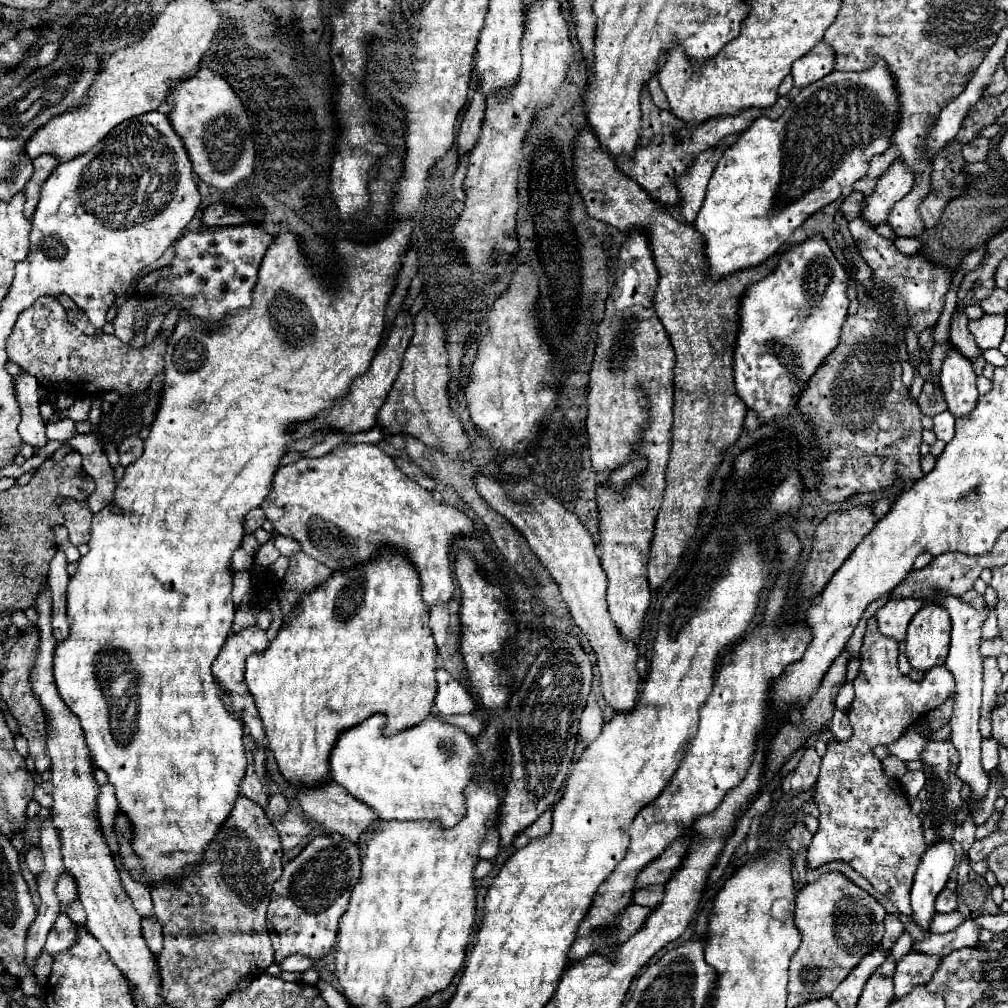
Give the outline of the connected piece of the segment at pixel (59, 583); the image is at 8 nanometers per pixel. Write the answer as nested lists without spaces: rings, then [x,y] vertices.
[[[58,551],[50,563],[48,571],[48,587],[52,591],[52,627],[56,641],[64,641],[68,637],[68,621],[66,621],[66,587],[70,581],[70,575],[66,571],[66,557],[62,551]]]

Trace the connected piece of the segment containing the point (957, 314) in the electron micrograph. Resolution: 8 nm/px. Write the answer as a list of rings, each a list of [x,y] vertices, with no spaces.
[[[956,309],[952,313],[952,323],[950,323],[950,341],[954,343],[954,347],[958,351],[962,351],[970,361],[976,359],[978,355],[978,345],[972,337],[972,333],[968,333],[968,317],[964,313],[964,309]]]

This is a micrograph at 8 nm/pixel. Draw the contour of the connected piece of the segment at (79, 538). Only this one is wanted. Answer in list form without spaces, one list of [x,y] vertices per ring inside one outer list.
[[[66,499],[60,505],[62,513],[64,513],[64,527],[70,533],[70,541],[72,545],[82,545],[88,543],[90,539],[90,521],[92,521],[92,513],[86,505],[86,501],[74,501],[74,499]]]

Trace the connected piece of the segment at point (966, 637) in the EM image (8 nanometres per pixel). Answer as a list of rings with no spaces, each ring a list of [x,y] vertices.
[[[936,591],[930,597],[930,601],[940,603],[940,607],[944,607],[950,613],[950,619],[952,619],[952,643],[950,643],[950,653],[948,653],[948,659],[946,659],[946,667],[956,679],[954,713],[952,713],[952,719],[950,719],[950,727],[952,727],[950,741],[954,743],[954,747],[960,753],[960,765],[958,765],[956,775],[972,787],[974,797],[984,799],[990,779],[984,773],[984,769],[980,767],[982,735],[980,735],[980,729],[978,729],[978,719],[980,719],[980,703],[982,703],[982,661],[984,661],[984,657],[980,653],[980,641],[982,641],[982,625],[988,619],[988,611],[986,609],[974,609],[968,603],[964,603],[960,597],[940,593],[940,591]]]

